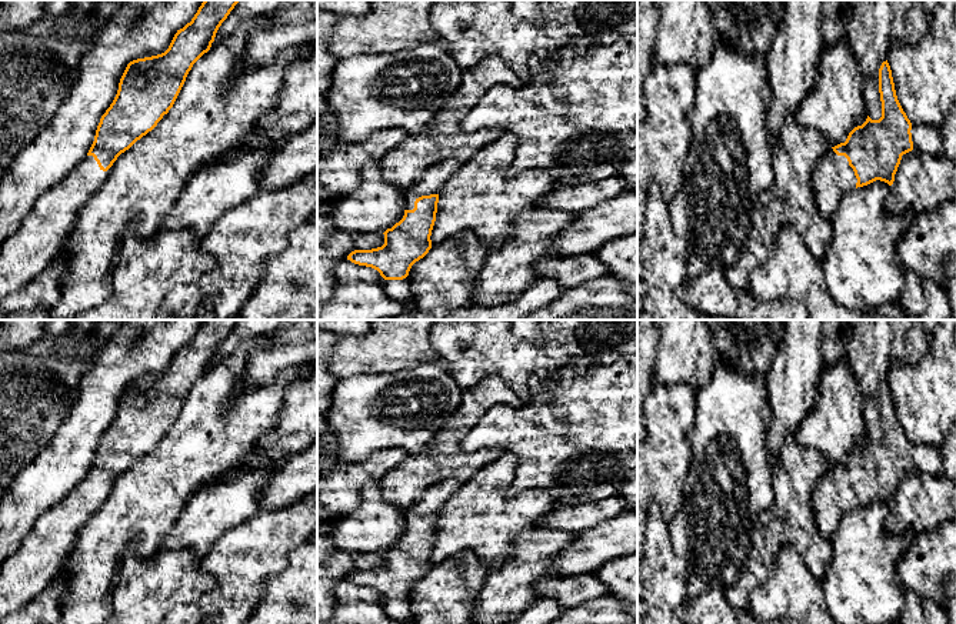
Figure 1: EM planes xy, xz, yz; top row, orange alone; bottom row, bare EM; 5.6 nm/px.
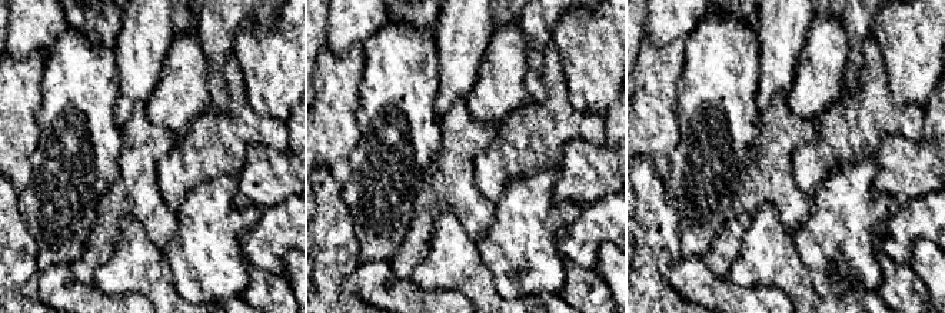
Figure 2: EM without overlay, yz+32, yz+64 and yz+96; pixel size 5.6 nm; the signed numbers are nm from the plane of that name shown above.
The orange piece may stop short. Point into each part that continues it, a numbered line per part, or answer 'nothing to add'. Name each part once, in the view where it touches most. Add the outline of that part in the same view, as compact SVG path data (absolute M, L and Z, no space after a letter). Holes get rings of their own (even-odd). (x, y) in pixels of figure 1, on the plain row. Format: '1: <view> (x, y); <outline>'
1: yz (926, 460); M912 444L910 453L913 470L933 477L945 475L940 451L933 447Z
2: yz (832, 497); M832 467L816 481L813 490L813 511L817 530L827 540L836 531L842 515L856 508L857 498L845 475L837 475Z

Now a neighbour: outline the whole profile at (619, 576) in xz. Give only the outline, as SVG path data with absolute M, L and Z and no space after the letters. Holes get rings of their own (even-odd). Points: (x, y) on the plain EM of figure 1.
M637 553L610 560L594 575L604 584L606 594L619 598L626 611L637 620Z

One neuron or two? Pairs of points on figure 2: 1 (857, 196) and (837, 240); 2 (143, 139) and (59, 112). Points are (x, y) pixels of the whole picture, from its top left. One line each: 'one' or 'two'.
1: one
2: two

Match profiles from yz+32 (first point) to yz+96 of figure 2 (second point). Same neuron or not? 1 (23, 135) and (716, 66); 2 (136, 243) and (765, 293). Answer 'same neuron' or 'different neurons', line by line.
1: different neurons
2: different neurons

